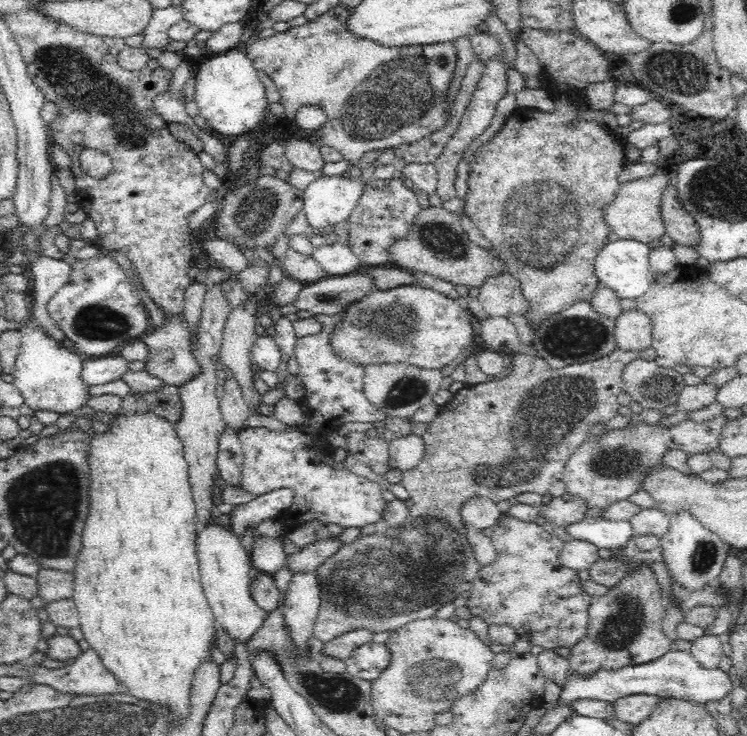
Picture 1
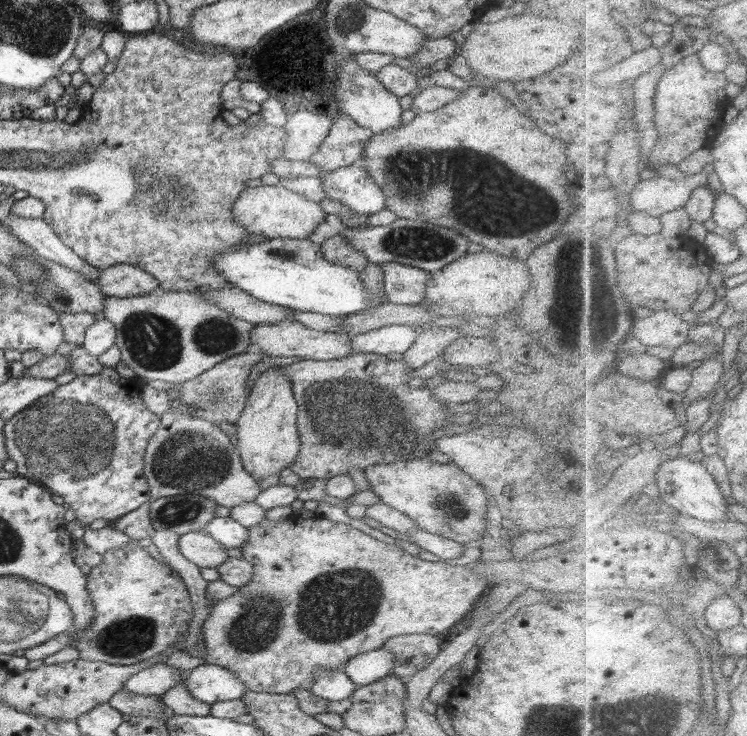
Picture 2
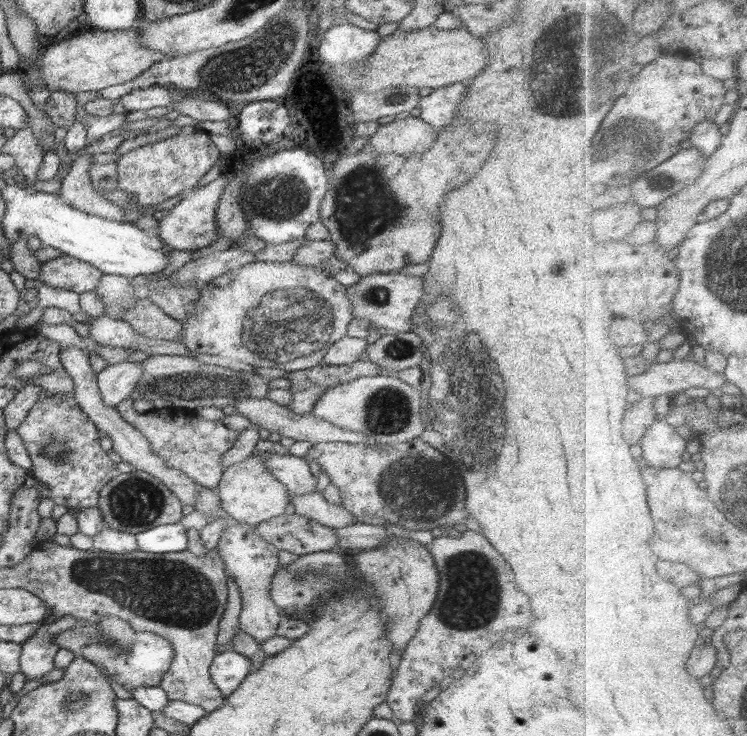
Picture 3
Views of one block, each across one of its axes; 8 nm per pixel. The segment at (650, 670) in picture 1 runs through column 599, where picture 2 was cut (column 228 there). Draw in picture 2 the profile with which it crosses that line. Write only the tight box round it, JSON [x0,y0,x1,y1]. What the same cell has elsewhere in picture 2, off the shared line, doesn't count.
[185,663,248,704]

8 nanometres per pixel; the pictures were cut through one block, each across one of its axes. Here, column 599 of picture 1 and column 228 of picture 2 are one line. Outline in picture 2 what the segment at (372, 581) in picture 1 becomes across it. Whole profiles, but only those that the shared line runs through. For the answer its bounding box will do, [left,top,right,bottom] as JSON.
[171,352,261,425]

